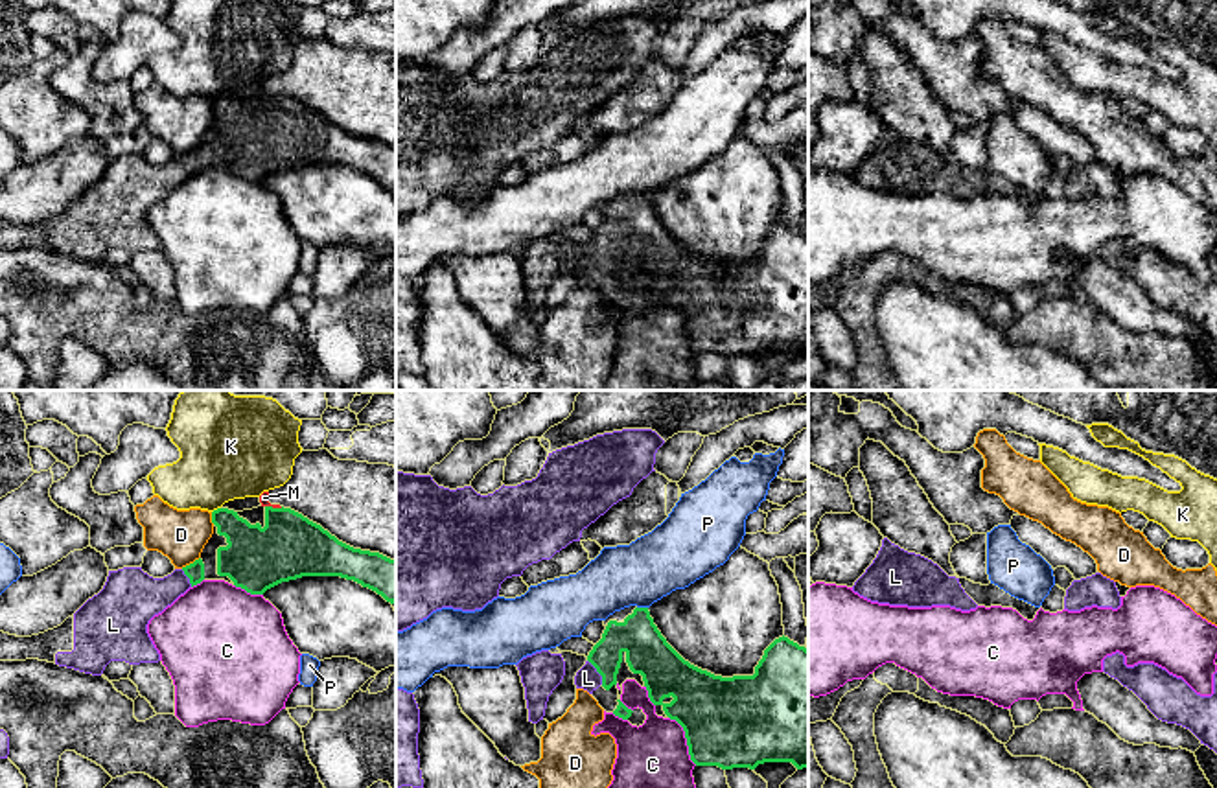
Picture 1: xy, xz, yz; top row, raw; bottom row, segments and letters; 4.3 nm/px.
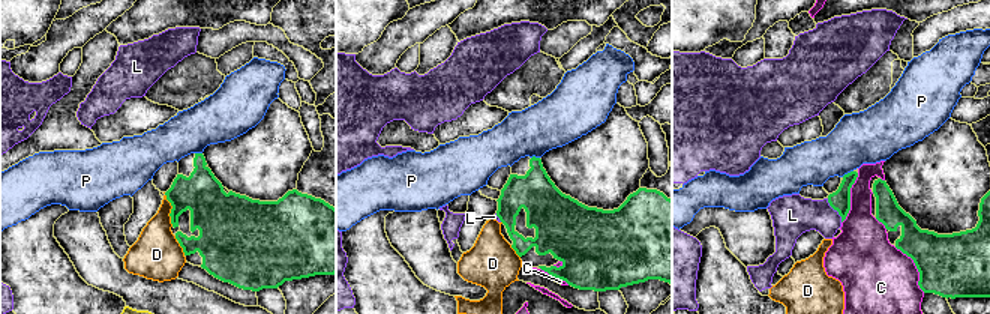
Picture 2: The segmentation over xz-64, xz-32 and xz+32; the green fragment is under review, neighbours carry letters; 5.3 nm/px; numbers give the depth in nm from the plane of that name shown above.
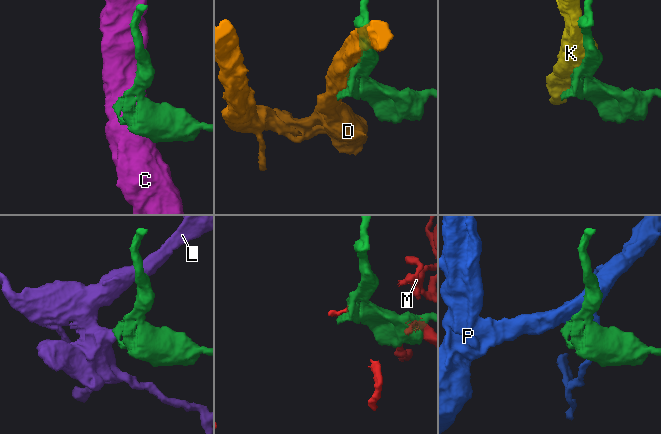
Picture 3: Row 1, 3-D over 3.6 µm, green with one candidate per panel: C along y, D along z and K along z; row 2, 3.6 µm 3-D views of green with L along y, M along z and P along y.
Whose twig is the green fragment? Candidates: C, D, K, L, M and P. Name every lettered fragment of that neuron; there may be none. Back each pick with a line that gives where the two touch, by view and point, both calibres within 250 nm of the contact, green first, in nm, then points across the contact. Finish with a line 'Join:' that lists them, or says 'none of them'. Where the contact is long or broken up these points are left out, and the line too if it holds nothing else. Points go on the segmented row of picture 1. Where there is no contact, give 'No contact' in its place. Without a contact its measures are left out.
L: Touches green at xz (597, 671). Thickness 190 nm (green) against 100 nm. Path across: xz (649, 654), (619, 648), (597, 671), (588, 678)
Join: L

